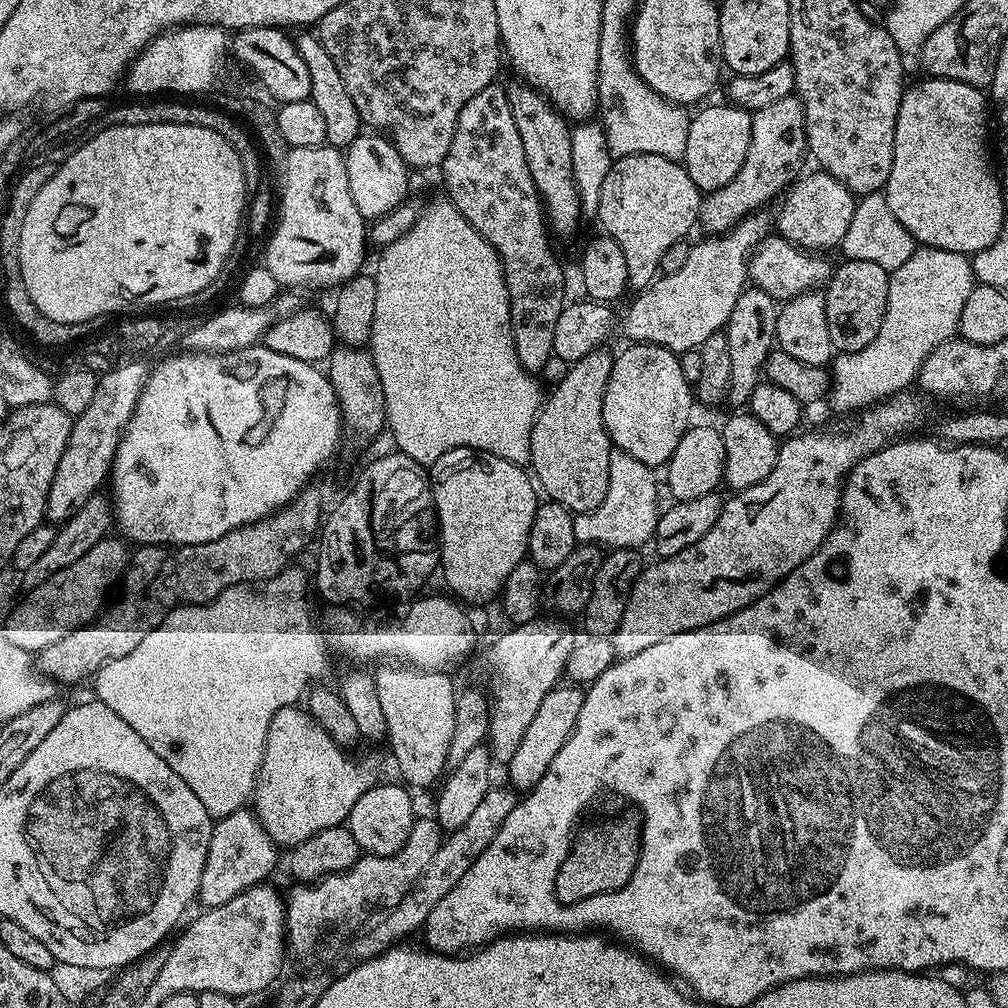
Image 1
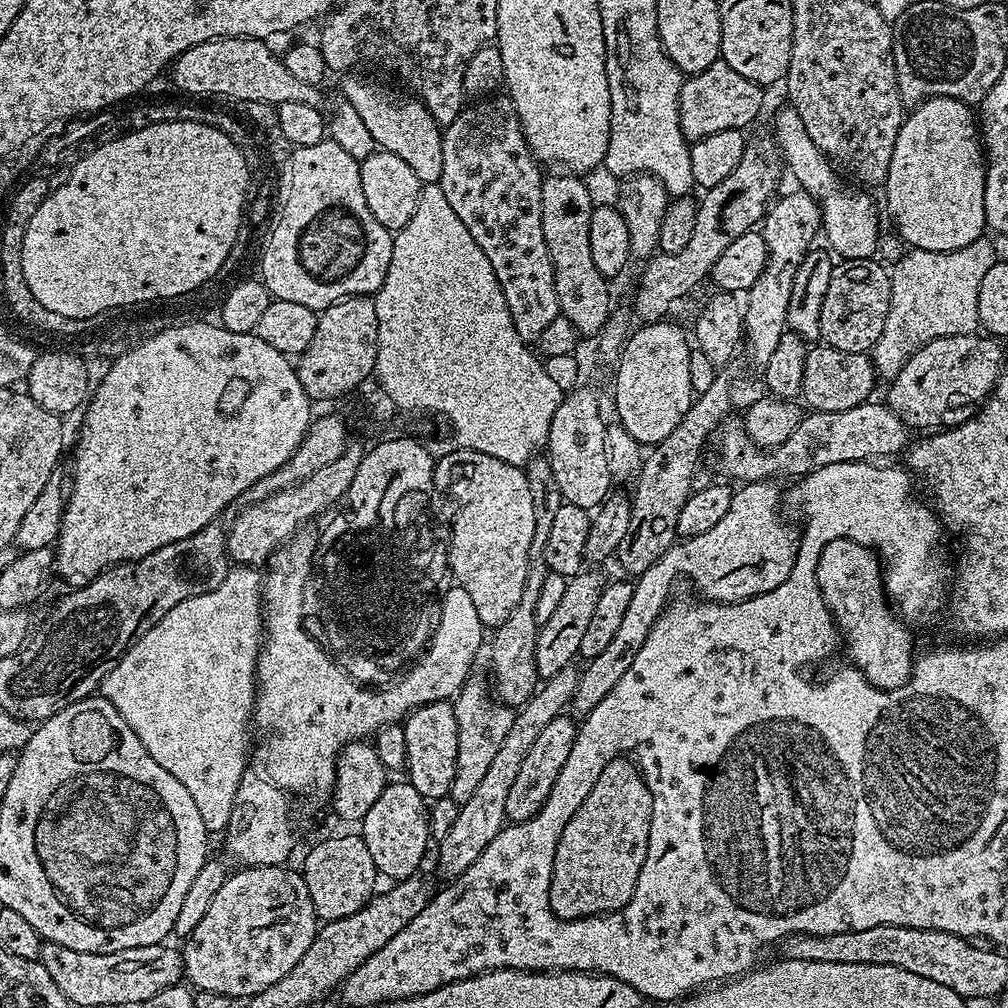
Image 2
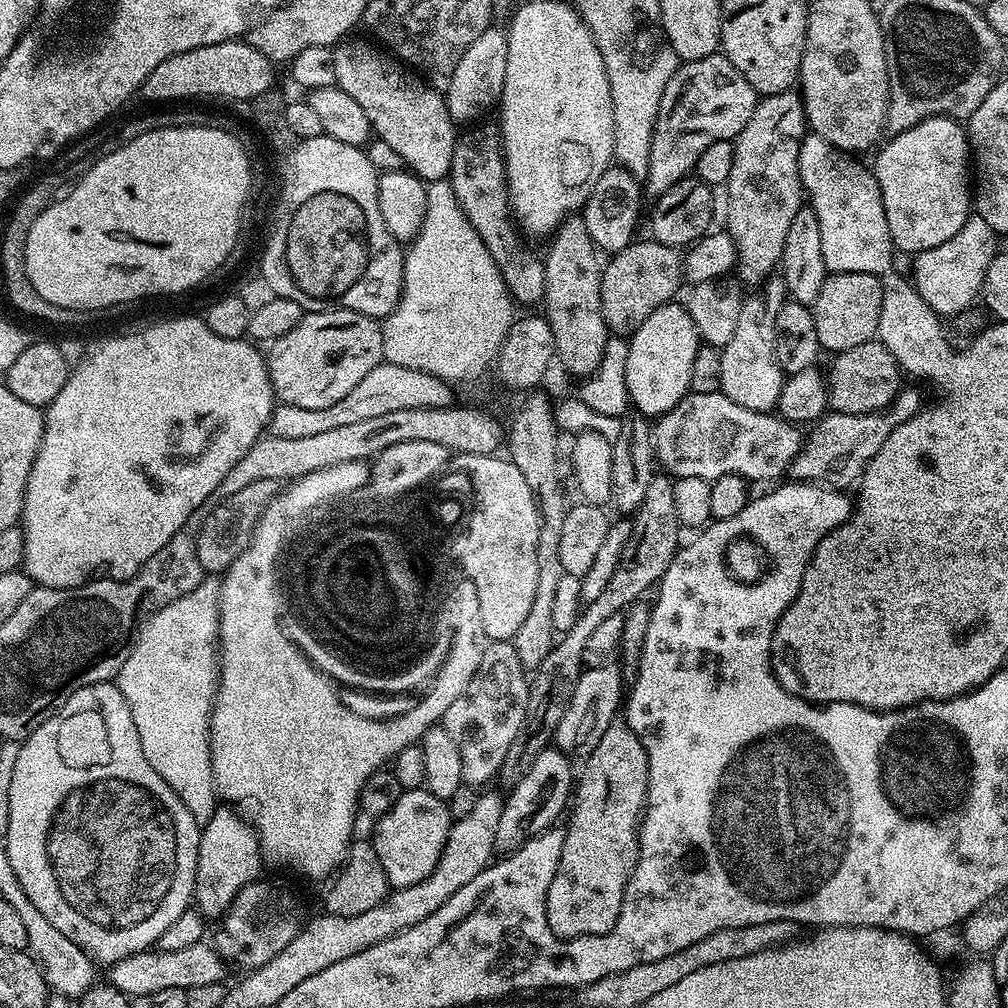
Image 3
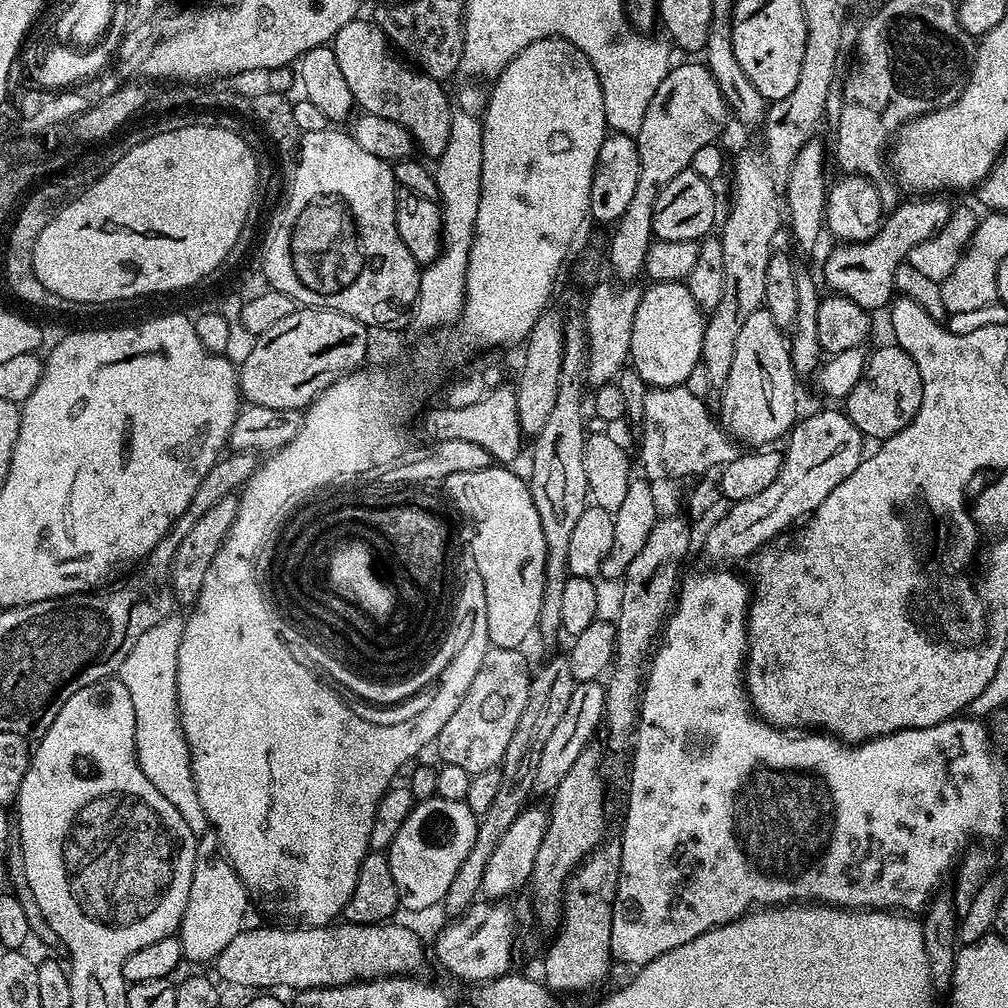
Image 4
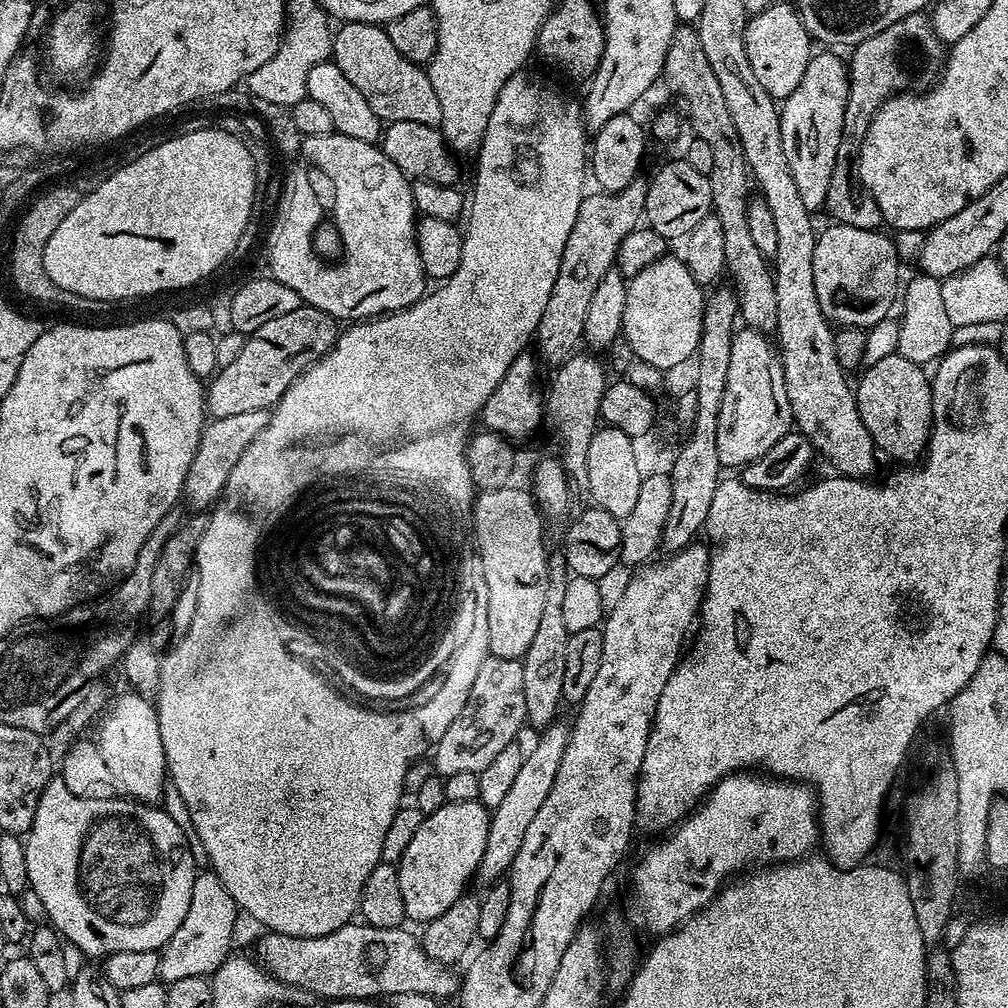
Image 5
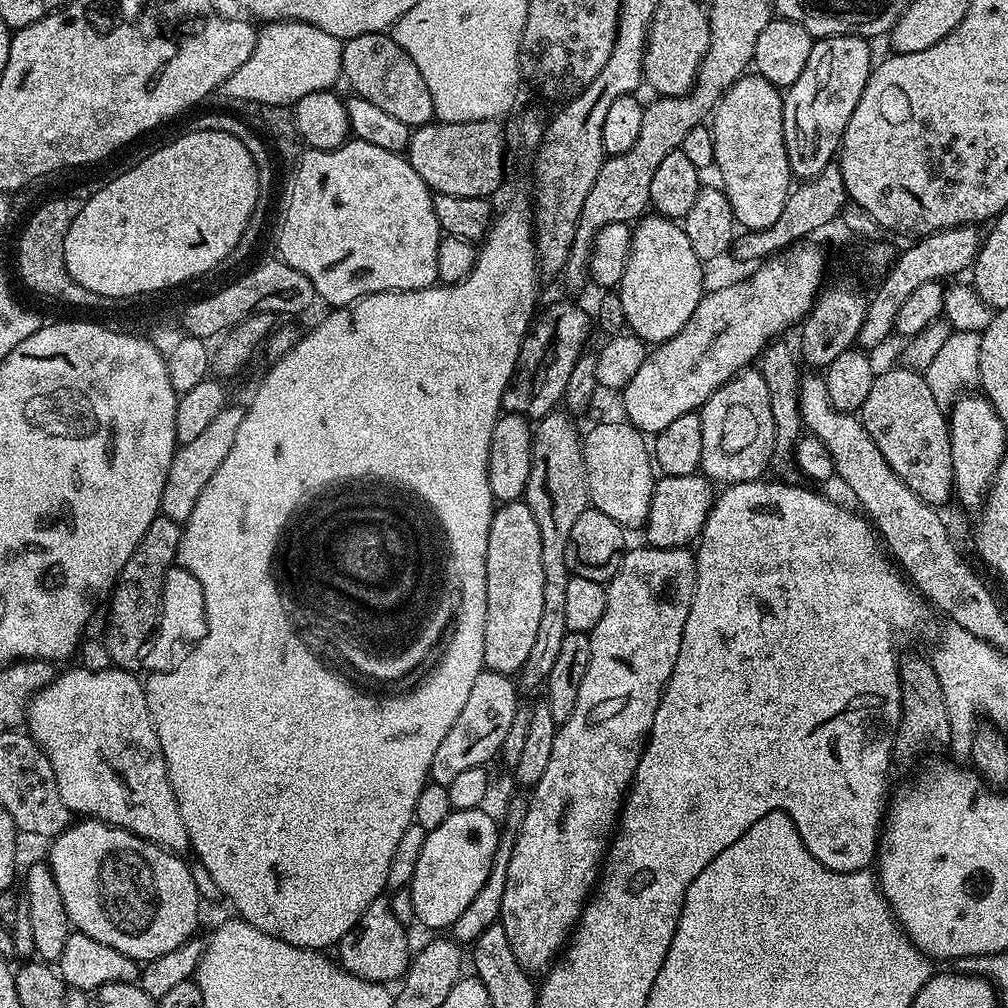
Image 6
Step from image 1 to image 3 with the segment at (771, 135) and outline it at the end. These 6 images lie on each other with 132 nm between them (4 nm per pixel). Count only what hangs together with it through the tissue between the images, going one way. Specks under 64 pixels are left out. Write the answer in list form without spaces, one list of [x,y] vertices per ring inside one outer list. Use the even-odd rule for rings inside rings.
[[[651,238],[637,239],[620,252],[611,253],[609,264],[603,265],[600,281],[602,282],[602,314],[608,323],[609,333],[616,332],[623,338],[632,333],[658,310],[658,306],[669,303],[672,296],[682,288],[682,252],[671,244],[659,244]]]

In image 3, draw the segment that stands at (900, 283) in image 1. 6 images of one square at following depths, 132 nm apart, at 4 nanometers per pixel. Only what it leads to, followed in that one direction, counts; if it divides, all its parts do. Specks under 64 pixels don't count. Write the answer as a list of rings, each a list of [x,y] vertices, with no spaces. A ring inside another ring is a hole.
[[[975,214],[969,215],[962,230],[942,242],[942,246],[930,246],[915,253],[910,279],[916,293],[935,310],[937,317],[954,318],[959,312],[973,307],[981,295],[986,270],[998,251],[998,234],[990,230],[990,225]]]

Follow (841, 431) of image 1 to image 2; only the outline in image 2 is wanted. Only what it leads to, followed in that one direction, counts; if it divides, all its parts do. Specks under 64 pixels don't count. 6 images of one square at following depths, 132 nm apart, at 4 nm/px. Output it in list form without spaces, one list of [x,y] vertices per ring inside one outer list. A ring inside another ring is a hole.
[[[767,480],[741,483],[733,491],[730,510],[726,510],[722,522],[706,530],[706,534],[689,536],[673,544],[670,550],[666,550],[666,554],[662,554],[662,558],[658,558],[658,562],[654,562],[654,566],[635,577],[630,606],[610,646],[606,646],[598,658],[583,665],[578,690],[574,690],[570,705],[577,717],[583,718],[590,710],[594,710],[594,706],[598,706],[598,702],[602,702],[602,698],[614,690],[618,678],[626,674],[630,662],[634,662],[634,654],[638,654],[642,642],[646,642],[646,634],[650,634],[654,622],[668,607],[668,591],[679,576],[685,576],[700,591],[697,593],[713,604],[749,600],[786,582],[790,570],[794,570],[800,533],[795,527],[792,529],[790,525],[784,524],[780,517],[780,492],[774,485]]]

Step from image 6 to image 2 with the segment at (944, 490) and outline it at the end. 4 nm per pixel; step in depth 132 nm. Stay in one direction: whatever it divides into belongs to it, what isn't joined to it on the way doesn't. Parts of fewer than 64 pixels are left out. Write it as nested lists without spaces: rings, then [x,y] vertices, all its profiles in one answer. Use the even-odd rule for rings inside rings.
[[[827,346],[809,347],[808,357],[806,358],[806,366],[802,374],[802,400],[805,405],[813,412],[841,412],[842,410],[850,410],[854,406],[865,403],[869,399],[868,396],[872,392],[872,387],[878,384],[876,375],[876,367],[872,365],[872,357],[868,352],[843,352],[842,350],[834,350]]]

